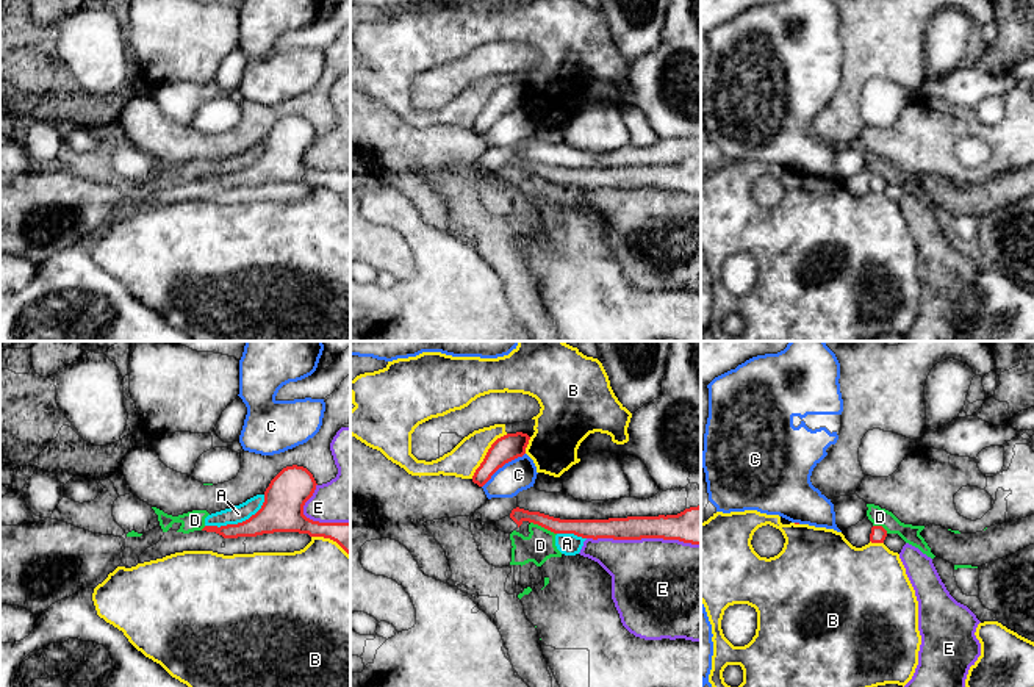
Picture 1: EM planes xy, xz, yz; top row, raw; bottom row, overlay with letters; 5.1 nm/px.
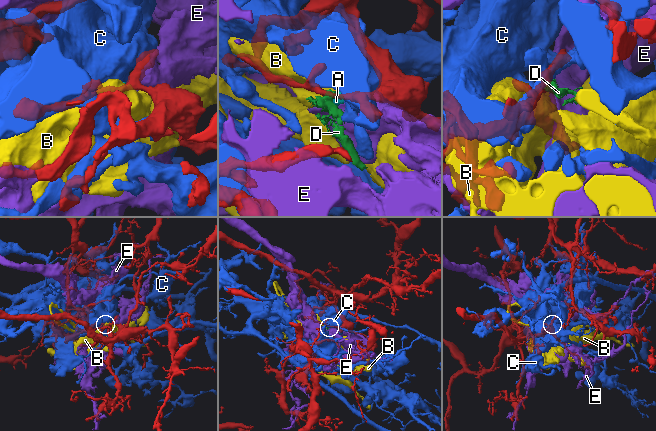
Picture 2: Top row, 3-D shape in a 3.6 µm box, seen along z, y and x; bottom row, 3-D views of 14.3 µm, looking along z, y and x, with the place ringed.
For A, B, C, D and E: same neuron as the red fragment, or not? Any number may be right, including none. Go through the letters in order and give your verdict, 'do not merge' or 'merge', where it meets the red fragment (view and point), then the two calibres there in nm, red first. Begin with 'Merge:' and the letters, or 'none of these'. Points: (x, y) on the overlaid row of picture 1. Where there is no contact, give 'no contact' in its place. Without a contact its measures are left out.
Merge: none of these
A: do not merge | xy (238, 523) | 220/90 nm
B: do not merge | xz (487, 454) | 140/160 nm
C: do not merge | xz (502, 465) | 140/160 nm
D: do not merge | xz (543, 526) | 100/160 nm
E: do not merge | xz (643, 537) | 180/460 nm

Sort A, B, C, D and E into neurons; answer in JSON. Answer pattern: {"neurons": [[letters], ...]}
{"neurons": [["A", "D"], ["B"], ["C"], ["E"]]}

